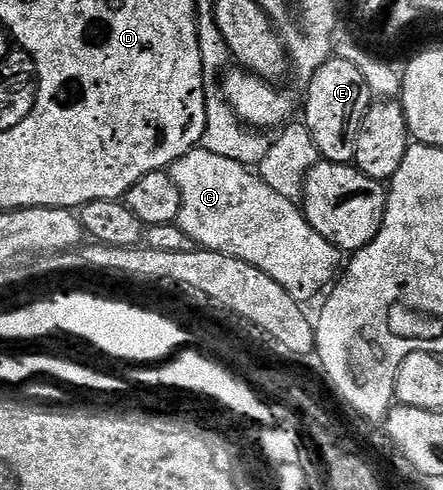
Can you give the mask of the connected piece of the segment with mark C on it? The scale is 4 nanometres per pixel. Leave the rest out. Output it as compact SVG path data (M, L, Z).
M199 146L171 164L168 171L172 182L176 182L176 190L180 190L180 214L176 223L184 230L184 234L188 234L188 238L194 240L199 249L228 254L256 266L256 270L264 270L264 274L268 274L272 282L280 282L280 286L284 286L284 290L288 290L288 294L292 294L292 298L299 302L307 302L313 296L321 297L339 275L340 265L344 260L343 253L339 252L335 244L328 242L328 238L312 230L305 212L295 201L272 190L249 167L212 154Z

